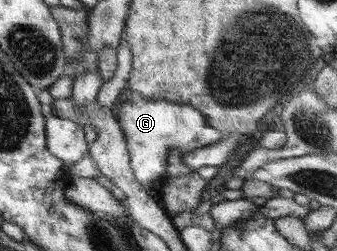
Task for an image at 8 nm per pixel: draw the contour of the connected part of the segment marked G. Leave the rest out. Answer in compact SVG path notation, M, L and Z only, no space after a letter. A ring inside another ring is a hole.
M131 94L132 100L118 103L117 118L122 127L129 149L131 171L141 187L148 192L159 189L165 181L165 163L171 149L177 149L180 154L203 148L225 138L225 133L213 126L208 118L195 106L167 100L148 100Z

